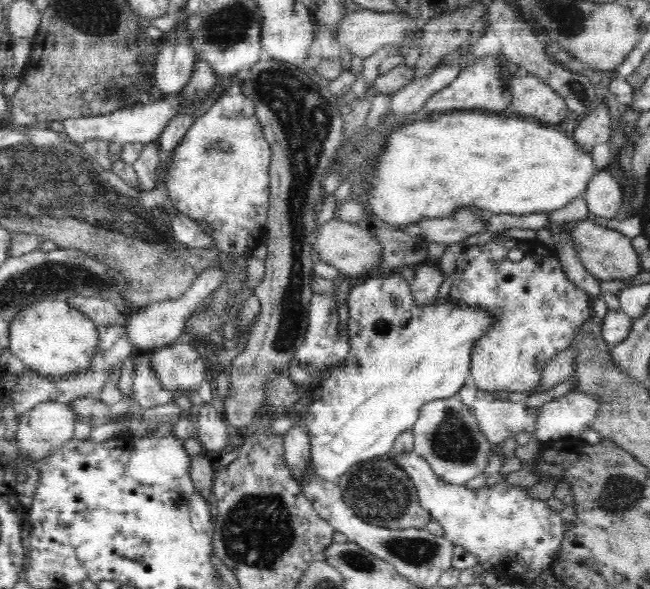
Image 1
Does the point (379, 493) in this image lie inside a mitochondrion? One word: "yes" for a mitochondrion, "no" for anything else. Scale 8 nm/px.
yes

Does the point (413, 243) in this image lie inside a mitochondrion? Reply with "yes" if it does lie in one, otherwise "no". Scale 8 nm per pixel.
yes

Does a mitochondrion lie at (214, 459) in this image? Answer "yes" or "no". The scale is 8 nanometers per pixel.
no

